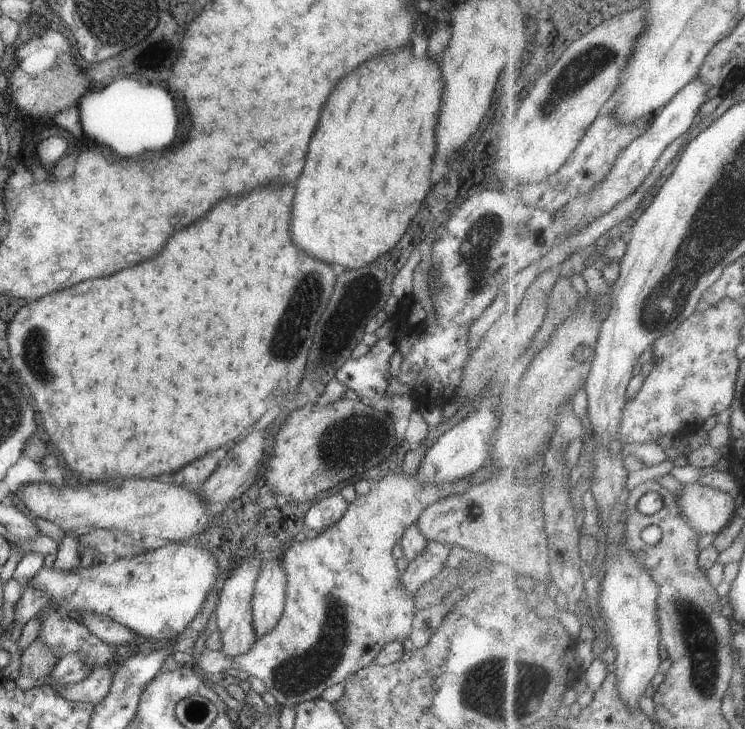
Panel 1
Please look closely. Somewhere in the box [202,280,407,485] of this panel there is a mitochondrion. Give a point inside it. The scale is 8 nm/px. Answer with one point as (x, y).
(368, 429)

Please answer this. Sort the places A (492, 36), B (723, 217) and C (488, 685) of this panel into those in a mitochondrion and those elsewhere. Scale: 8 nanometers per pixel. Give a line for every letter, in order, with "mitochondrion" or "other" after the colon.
A: other
B: mitochondrion
C: mitochondrion

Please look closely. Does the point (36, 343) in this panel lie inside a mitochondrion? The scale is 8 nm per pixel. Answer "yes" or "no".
yes

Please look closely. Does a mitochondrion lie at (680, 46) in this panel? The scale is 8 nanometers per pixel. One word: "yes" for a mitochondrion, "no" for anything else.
yes

